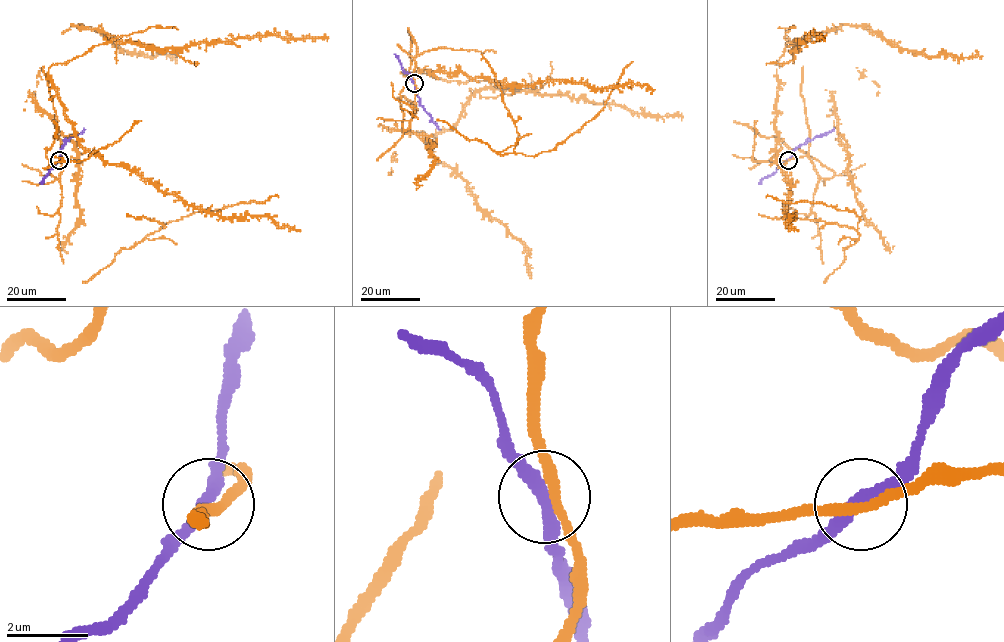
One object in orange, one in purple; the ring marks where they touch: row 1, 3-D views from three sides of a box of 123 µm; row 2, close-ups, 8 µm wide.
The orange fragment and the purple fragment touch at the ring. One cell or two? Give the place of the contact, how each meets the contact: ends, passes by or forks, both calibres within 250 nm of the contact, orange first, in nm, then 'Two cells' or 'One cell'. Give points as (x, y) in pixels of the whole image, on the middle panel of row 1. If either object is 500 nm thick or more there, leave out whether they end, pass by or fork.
Place: (414, 83). At the ring orange passes by. At the ring purple passes by. Thickness 240 nm (orange) against 320 nm. Two cells

